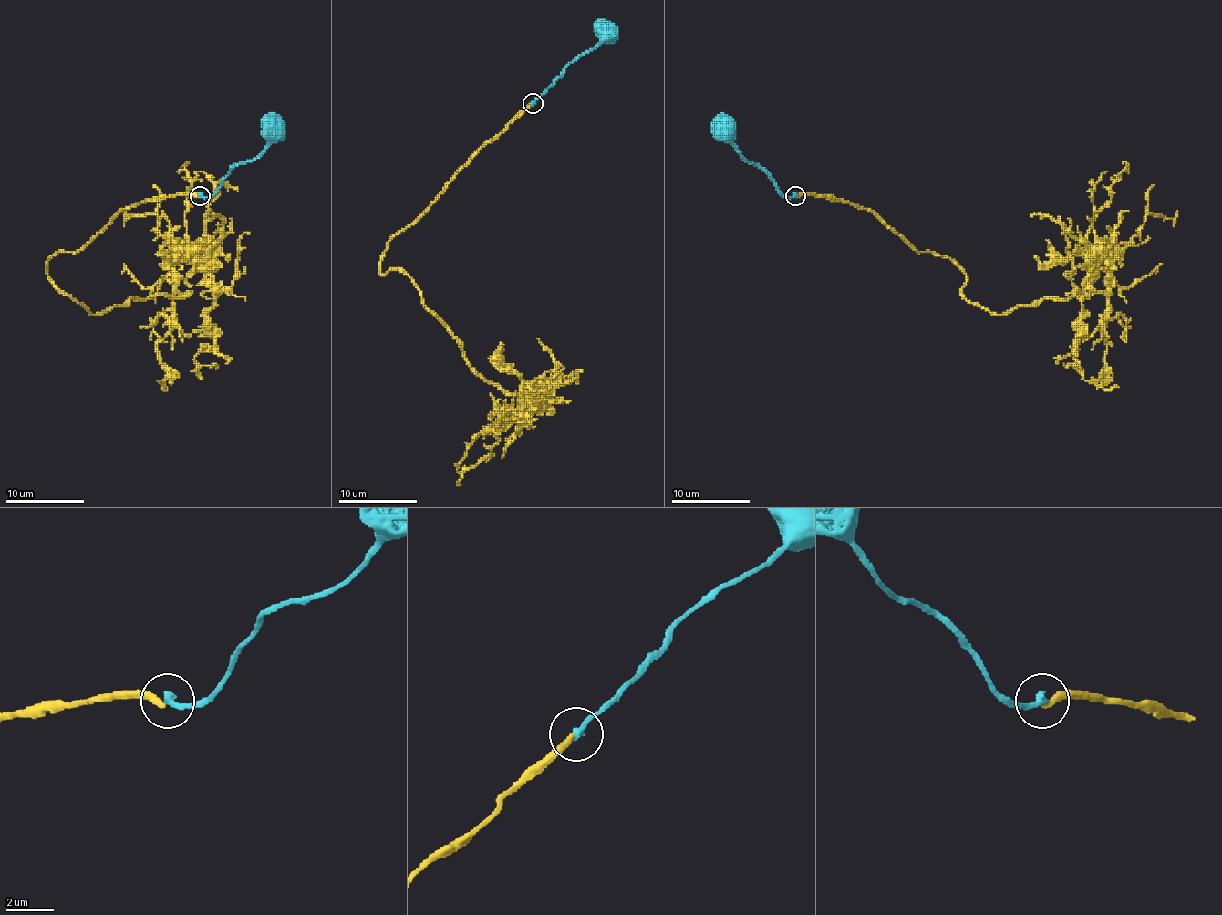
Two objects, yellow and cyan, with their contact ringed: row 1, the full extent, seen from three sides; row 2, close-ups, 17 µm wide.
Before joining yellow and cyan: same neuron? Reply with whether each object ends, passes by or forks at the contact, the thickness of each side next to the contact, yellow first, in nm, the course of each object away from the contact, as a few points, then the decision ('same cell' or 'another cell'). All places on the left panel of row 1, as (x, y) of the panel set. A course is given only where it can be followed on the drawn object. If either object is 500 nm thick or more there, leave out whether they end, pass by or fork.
yellow ends; cyan ends; calibres 280 and 320 nm; course yellow (198, 197), (122, 209), (47, 277), (100, 315), (182, 296), (194, 260), (214, 301), (194, 361), (216, 369); course cyan (201, 195), (210, 197), (232, 168), (245, 163), (264, 148), (269, 140), (269, 122), (276, 115); another cell

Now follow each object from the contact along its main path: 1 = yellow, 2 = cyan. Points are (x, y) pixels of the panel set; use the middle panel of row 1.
1: (531, 103), (380, 274), (520, 397), (513, 419), (549, 389)
2: (533, 103), (564, 68), (597, 43), (609, 29)

